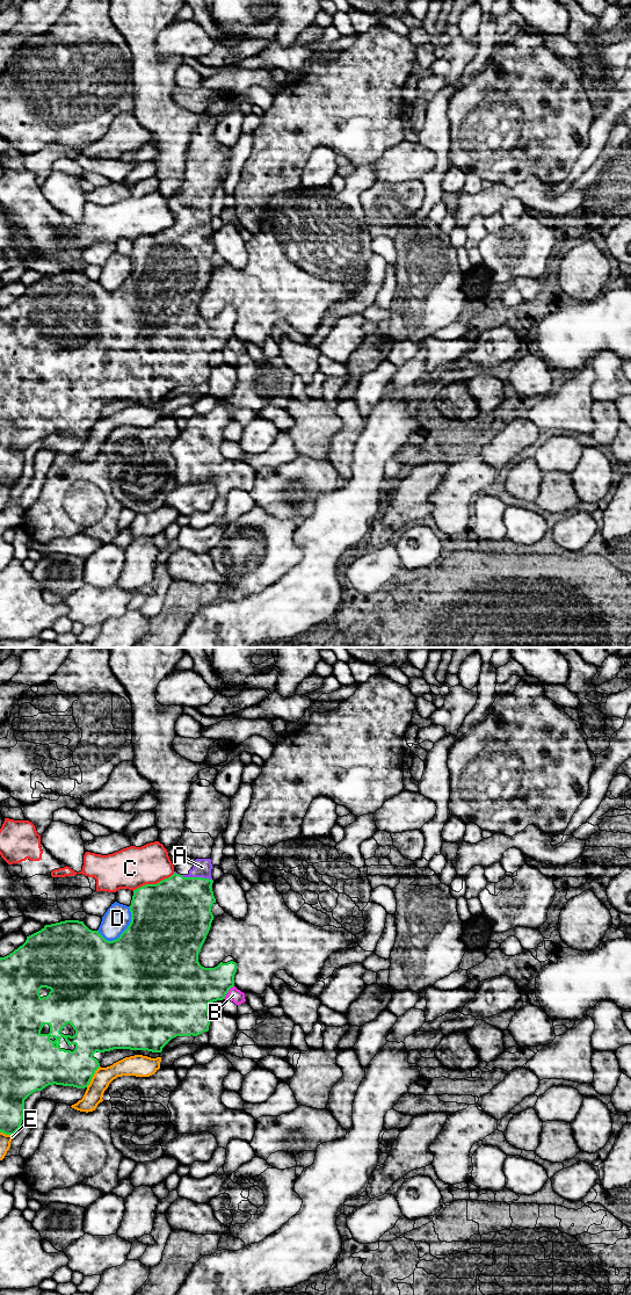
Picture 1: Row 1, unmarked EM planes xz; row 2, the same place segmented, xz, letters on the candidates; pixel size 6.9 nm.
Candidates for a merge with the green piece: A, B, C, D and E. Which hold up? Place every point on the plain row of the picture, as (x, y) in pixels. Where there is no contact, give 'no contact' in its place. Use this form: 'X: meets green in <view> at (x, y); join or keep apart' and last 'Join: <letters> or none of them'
A: meets green in xz at (197, 228); join
B: meets green in xz at (227, 341); keep apart
C: meets green in xz at (153, 234); keep apart
D: meets green in xz at (127, 279); keep apart
E: meets green in xz at (92, 427); keep apart
Join: A

